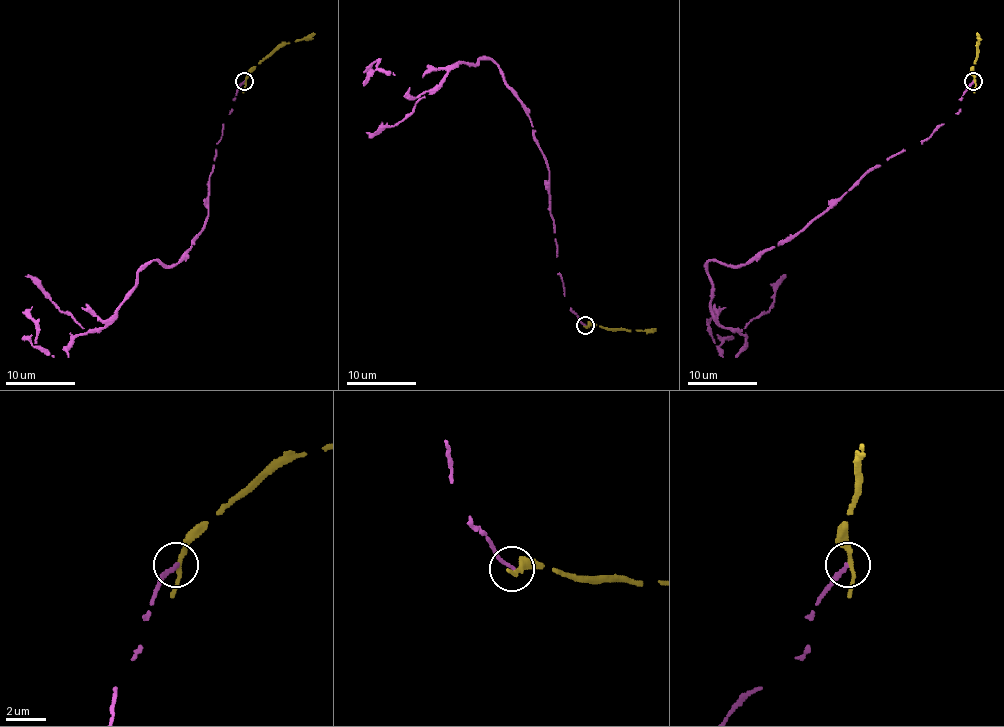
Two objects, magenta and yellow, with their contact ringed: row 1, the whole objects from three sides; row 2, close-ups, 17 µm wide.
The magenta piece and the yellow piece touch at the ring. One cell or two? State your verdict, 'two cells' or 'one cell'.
two cells

